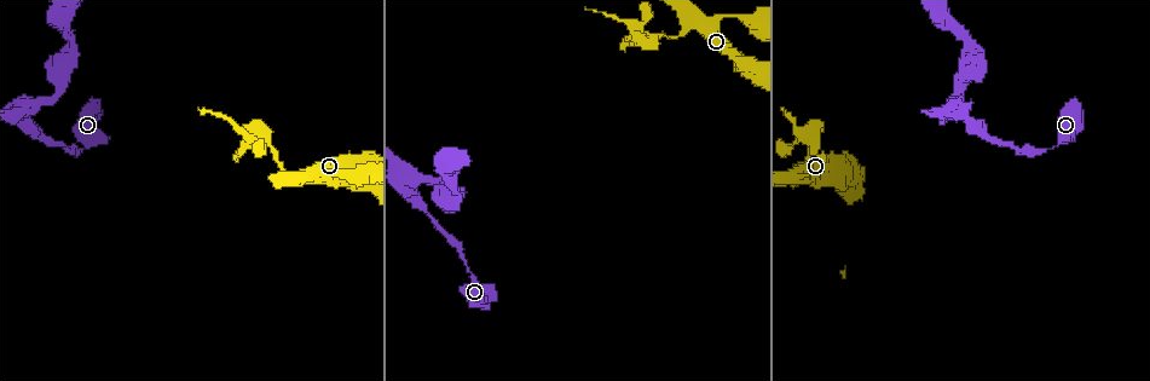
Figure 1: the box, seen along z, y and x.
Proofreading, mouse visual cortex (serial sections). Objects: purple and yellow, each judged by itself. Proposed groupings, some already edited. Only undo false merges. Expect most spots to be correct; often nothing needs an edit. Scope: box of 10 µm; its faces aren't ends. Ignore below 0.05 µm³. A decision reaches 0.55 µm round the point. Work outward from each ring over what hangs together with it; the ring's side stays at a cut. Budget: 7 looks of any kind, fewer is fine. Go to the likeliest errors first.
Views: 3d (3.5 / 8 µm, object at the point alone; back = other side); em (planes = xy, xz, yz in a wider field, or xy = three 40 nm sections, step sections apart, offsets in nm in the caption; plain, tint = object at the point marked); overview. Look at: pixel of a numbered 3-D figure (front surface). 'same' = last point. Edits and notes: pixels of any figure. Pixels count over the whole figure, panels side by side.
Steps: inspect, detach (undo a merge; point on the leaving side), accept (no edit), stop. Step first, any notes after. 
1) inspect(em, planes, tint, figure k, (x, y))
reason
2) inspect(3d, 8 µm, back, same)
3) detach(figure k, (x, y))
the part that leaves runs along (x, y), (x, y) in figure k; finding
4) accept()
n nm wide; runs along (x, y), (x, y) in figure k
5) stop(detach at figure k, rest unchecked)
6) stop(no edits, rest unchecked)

inspect(3d, 3.5 µm, figure 1, (412, 180))

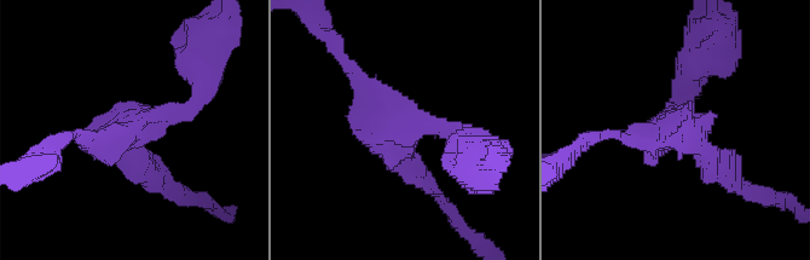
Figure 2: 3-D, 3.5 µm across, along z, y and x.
inspect(em, planes, tint, figure 2, (406, 129))
shape alone is not enough

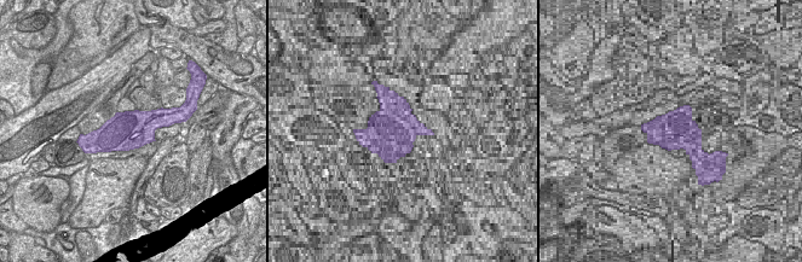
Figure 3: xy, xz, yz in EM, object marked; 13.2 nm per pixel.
accept()
500 nm wide; runs along (152, 179), (127, 131), (201, 93) in figure 2; one cell here

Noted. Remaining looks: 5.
inspect(3d, 3.5 µm, figure 1, (283, 165))
a narrow waist

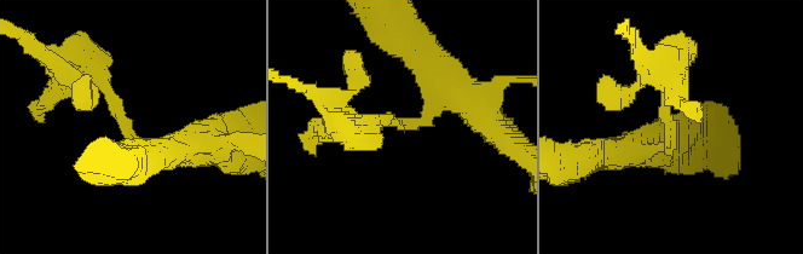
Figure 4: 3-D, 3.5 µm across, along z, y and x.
inspect(em, xy, step 1, tint, figure 4, (396, 121))

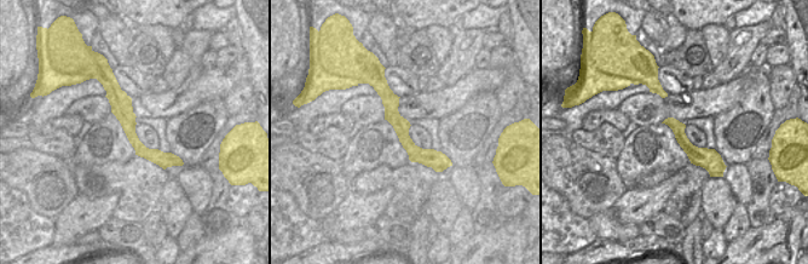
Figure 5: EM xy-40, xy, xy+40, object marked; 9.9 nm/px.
accept()
arms of 200, 350 nm; runs along (379, 89), (405, 141), (446, 164) in figure 5; one cell here

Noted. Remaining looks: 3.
inspect(3d, 3.5 µm, figure 1, (972, 43))
sharp bend

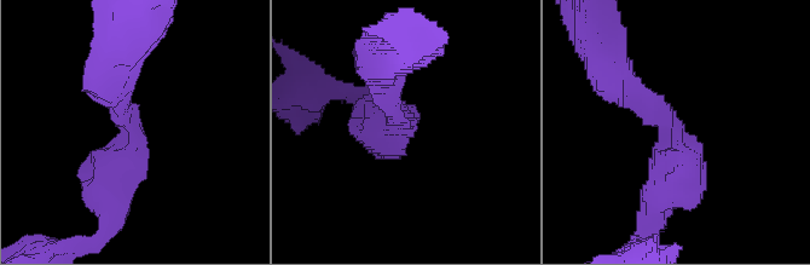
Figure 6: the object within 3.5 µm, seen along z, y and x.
inspect(em, xy, step 3, tint, figure 6, (134, 131))
arms of 250, 500 nm

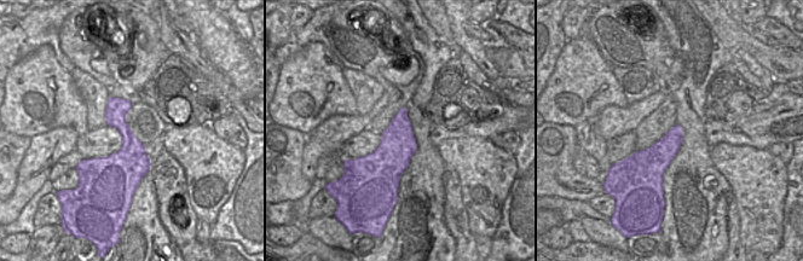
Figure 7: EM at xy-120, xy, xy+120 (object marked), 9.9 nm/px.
accept()
runs along (657, 203), (678, 140), (619, 81) in figure 6; continuous, no second cell

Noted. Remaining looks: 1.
stop(no edits, rest unchecked)

